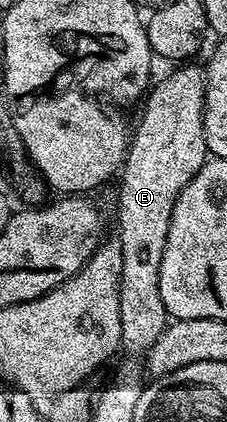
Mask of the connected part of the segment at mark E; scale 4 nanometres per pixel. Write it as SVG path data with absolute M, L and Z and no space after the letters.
M180 64L169 78L153 85L143 99L144 111L140 123L131 131L128 152L124 164L118 171L120 195L116 198L116 222L120 225L118 241L122 248L122 276L118 296L118 316L122 320L120 345L132 354L147 355L148 349L162 336L168 327L170 315L166 304L162 304L162 292L158 292L158 268L162 262L162 248L166 244L166 232L170 226L170 212L174 210L174 200L194 178L198 168L208 161L204 135L204 71L198 65Z

